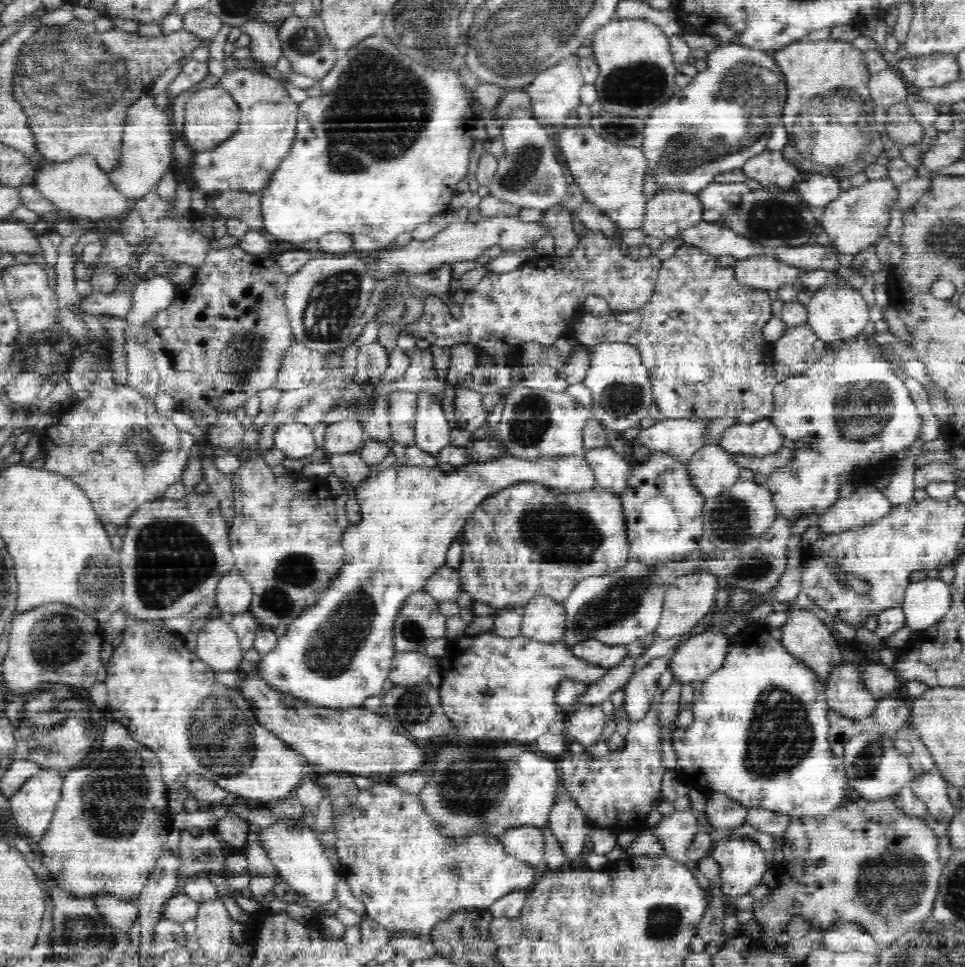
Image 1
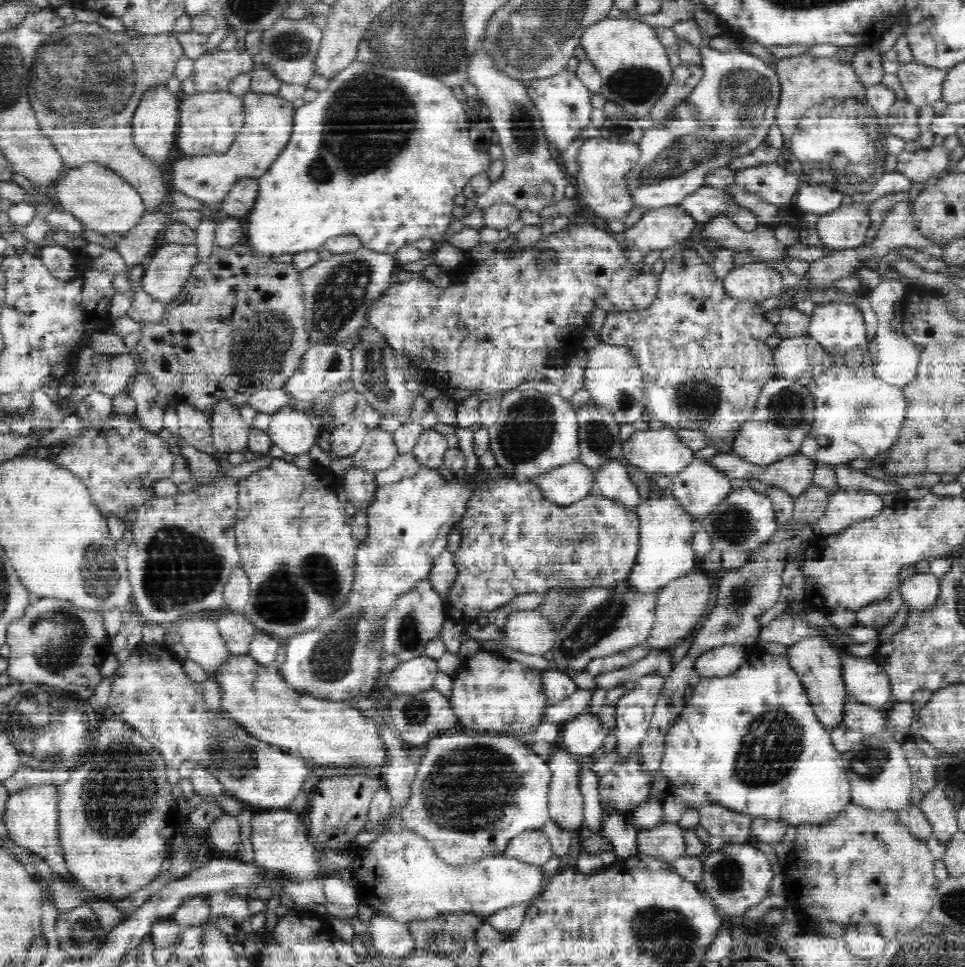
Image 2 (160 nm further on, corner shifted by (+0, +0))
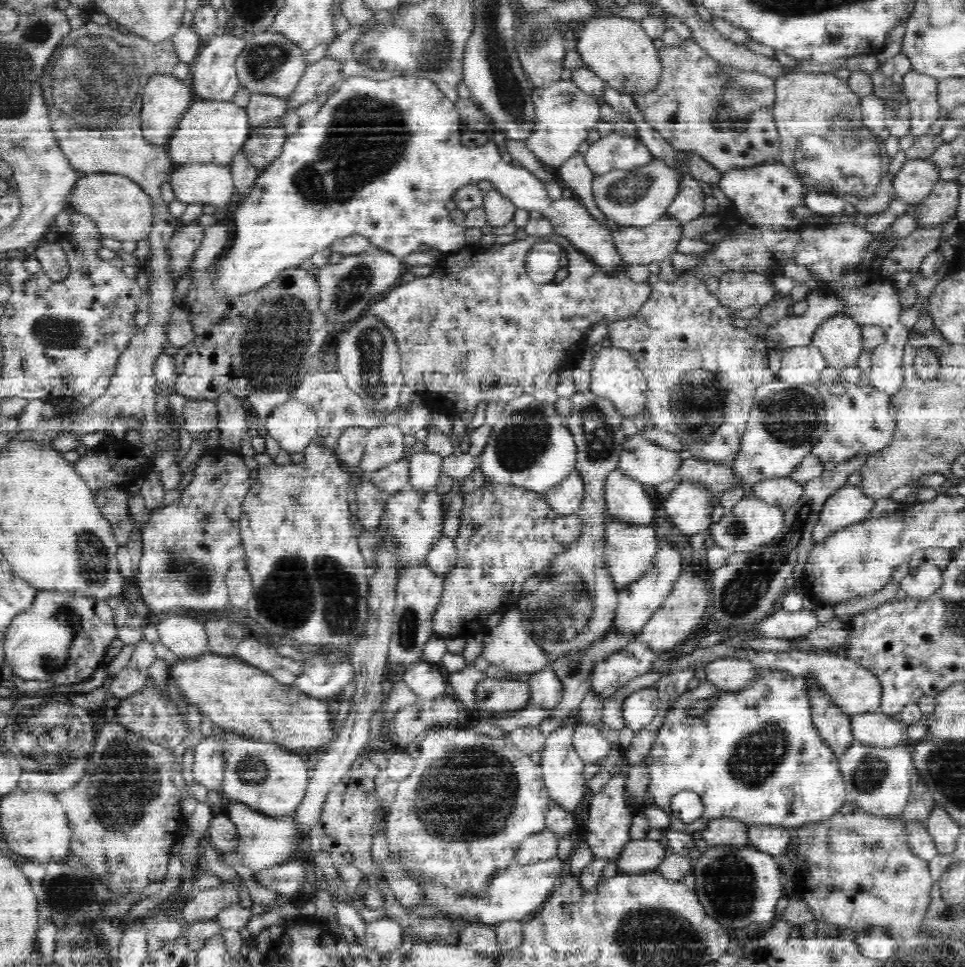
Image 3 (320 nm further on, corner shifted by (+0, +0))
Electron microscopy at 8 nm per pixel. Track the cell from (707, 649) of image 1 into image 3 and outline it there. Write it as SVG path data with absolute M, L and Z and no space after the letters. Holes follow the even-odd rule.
M718 657L703 668L707 680L722 690L742 690L754 676L755 666L741 658Z

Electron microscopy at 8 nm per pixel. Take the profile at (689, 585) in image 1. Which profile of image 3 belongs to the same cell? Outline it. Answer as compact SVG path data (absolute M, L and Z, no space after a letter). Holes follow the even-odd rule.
M684 572L678 577L672 592L666 596L664 602L652 612L648 622L642 626L638 639L659 653L673 652L687 642L692 633L697 630L708 608L708 600L710 600L710 590L706 582L694 572Z

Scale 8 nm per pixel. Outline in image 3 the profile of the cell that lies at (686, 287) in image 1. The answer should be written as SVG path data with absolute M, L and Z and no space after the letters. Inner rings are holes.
M693 269L674 273L674 280L659 280L653 284L651 297L637 314L607 325L610 347L628 350L636 358L647 384L646 410L656 427L678 435L697 459L731 464L740 451L756 389L775 378L767 356L768 334L766 329L736 328L734 314L740 310L720 303L717 293L712 292Z

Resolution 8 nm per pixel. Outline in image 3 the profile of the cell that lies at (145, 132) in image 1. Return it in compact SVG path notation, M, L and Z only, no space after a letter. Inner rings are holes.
M156 75L144 87L140 112L140 130L146 143L166 148L172 133L178 128L181 116L188 111L194 96L187 81L179 81L173 75Z

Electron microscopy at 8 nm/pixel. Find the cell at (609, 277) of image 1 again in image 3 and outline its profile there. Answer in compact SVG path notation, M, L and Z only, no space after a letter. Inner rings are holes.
M550 232L544 234L544 236L526 237L524 240L515 240L504 245L494 243L486 252L482 251L482 253L478 254L472 254L470 250L462 250L462 252L458 251L453 254L438 257L434 262L434 270L432 273L424 277L415 277L414 280L406 283L399 282L390 291L385 293L381 299L372 303L367 313L382 321L393 335L394 341L399 349L398 356L400 357L401 372L404 376L405 385L416 389L416 392L427 402L430 411L446 412L446 414L461 416L463 420L465 420L465 423L468 424L471 422L475 414L476 406L478 406L481 400L485 400L488 403L497 401L500 404L505 404L512 400L512 398L524 394L524 386L532 386L534 378L536 378L540 372L550 372L550 370L554 370L555 373L559 371L560 360L564 357L565 352L572 348L583 350L587 348L587 344L581 342L588 334L588 331L591 330L591 327L598 322L608 325L610 322L616 321L617 319L632 317L643 308L644 303L651 297L653 285L650 285L648 281L634 282L634 280L626 274L626 265L626 263L620 260L616 266L603 268L601 264L594 262L589 254L576 248L565 236L558 235L556 232ZM546 241L559 244L567 254L568 276L566 276L564 280L560 280L560 282L554 280L545 283L534 282L526 272L526 253L536 242L541 243Z

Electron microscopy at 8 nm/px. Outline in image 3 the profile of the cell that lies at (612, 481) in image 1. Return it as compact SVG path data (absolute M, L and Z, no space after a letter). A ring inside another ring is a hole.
M620 467L608 472L604 478L604 506L610 514L634 524L650 524L653 518L653 498L642 488L642 483L628 476Z

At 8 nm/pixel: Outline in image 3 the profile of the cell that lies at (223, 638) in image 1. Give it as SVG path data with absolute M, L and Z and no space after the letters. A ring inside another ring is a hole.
M172 615L157 621L157 631L164 646L181 660L198 660L209 652L207 625L188 616Z

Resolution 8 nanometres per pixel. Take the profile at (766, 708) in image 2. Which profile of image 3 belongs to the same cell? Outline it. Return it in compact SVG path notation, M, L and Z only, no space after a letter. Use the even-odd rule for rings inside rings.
M764 666L754 668L754 676L742 690L722 690L707 680L682 693L662 723L647 762L652 776L648 792L652 794L654 805L664 809L672 819L672 798L678 792L698 794L703 805L702 815L697 820L676 822L677 830L702 831L708 820L719 817L736 818L750 826L782 825L788 830L797 829L835 817L848 800L839 757L813 723L804 677ZM697 700L710 700L712 704L700 717L692 717L686 709Z

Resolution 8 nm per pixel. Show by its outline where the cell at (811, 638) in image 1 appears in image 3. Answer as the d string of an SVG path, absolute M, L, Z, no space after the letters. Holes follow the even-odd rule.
M806 672L804 684L808 693L813 723L824 740L827 740L832 750L835 751L835 755L839 757L854 739L850 714L827 695L815 674Z

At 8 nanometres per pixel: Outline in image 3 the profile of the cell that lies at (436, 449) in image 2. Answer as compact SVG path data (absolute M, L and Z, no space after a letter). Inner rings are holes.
M422 450L410 456L411 485L420 490L435 488L443 471L443 458L438 452Z

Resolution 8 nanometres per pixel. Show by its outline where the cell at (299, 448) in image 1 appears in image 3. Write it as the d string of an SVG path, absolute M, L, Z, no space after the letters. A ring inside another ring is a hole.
M293 396L270 416L261 420L273 439L287 453L300 453L319 437L316 413L308 404Z

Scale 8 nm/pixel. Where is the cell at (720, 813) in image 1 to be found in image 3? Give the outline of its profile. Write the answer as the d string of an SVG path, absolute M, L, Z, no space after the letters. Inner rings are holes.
M719 817L708 820L701 831L703 839L709 847L719 845L749 845L749 830L751 826L736 818Z

